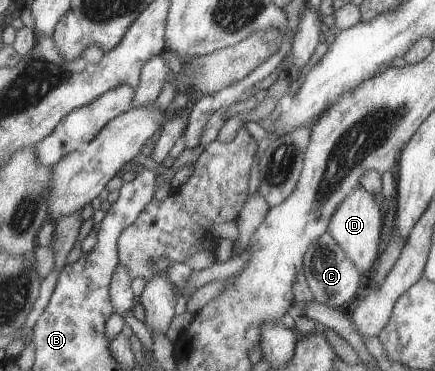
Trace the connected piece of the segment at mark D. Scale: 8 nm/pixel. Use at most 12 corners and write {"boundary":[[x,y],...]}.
{"boundary":[[358,186],[326,228],[363,279],[378,258],[382,210]]}

